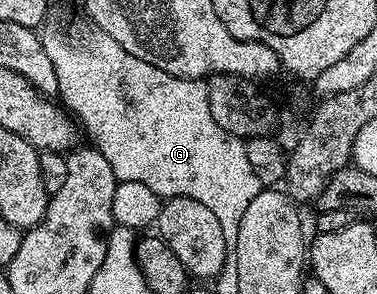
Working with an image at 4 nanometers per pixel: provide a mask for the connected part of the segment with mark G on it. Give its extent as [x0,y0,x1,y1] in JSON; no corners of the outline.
[39,20,263,246]

